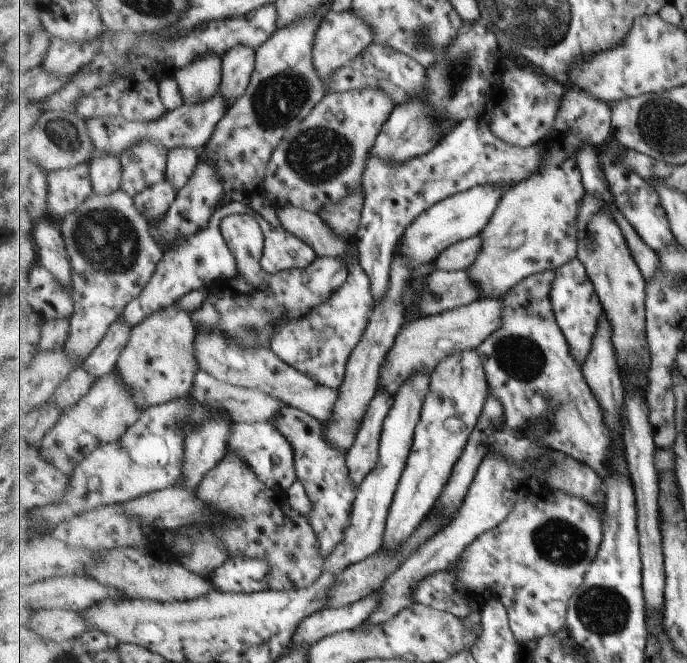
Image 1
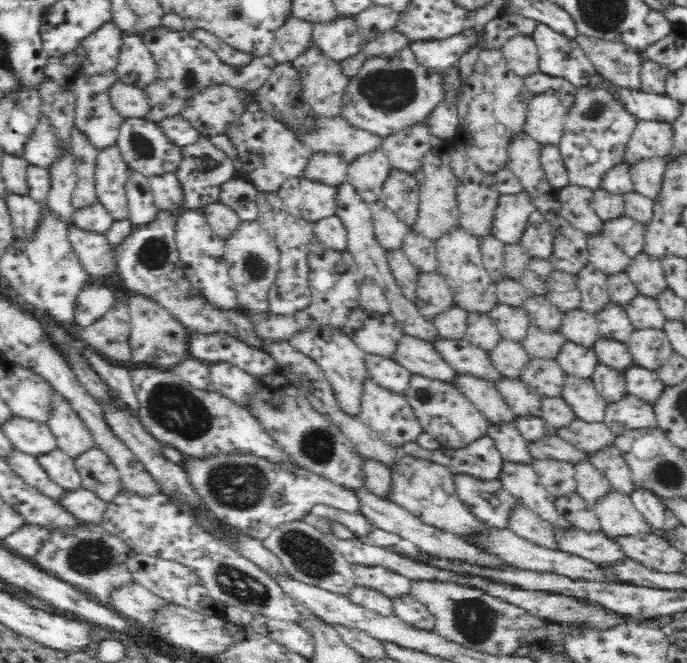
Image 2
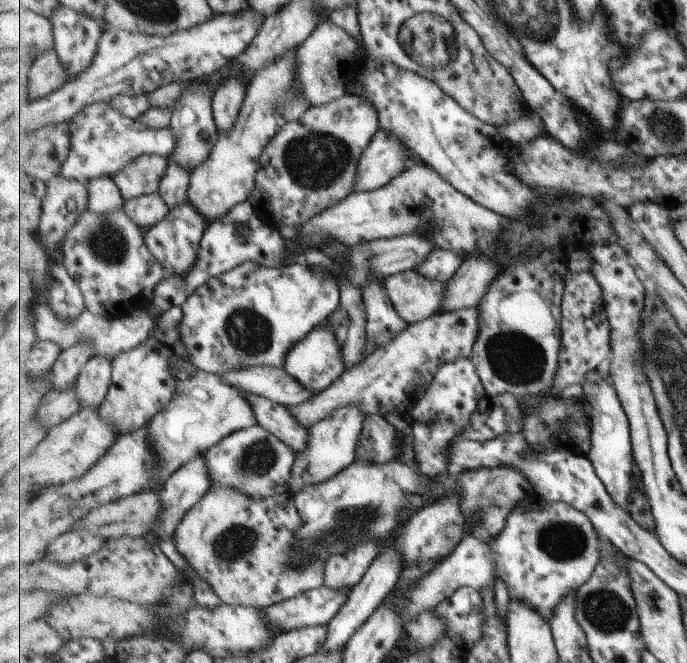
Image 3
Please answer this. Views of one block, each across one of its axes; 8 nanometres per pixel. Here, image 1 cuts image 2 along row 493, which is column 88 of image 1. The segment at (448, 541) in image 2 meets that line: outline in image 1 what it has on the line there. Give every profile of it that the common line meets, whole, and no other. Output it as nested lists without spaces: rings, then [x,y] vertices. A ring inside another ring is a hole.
[[[125,320],[115,321],[101,344],[81,366],[87,372],[91,372],[96,381],[113,374],[116,371],[119,356],[125,350],[133,329],[133,326],[129,326]]]

